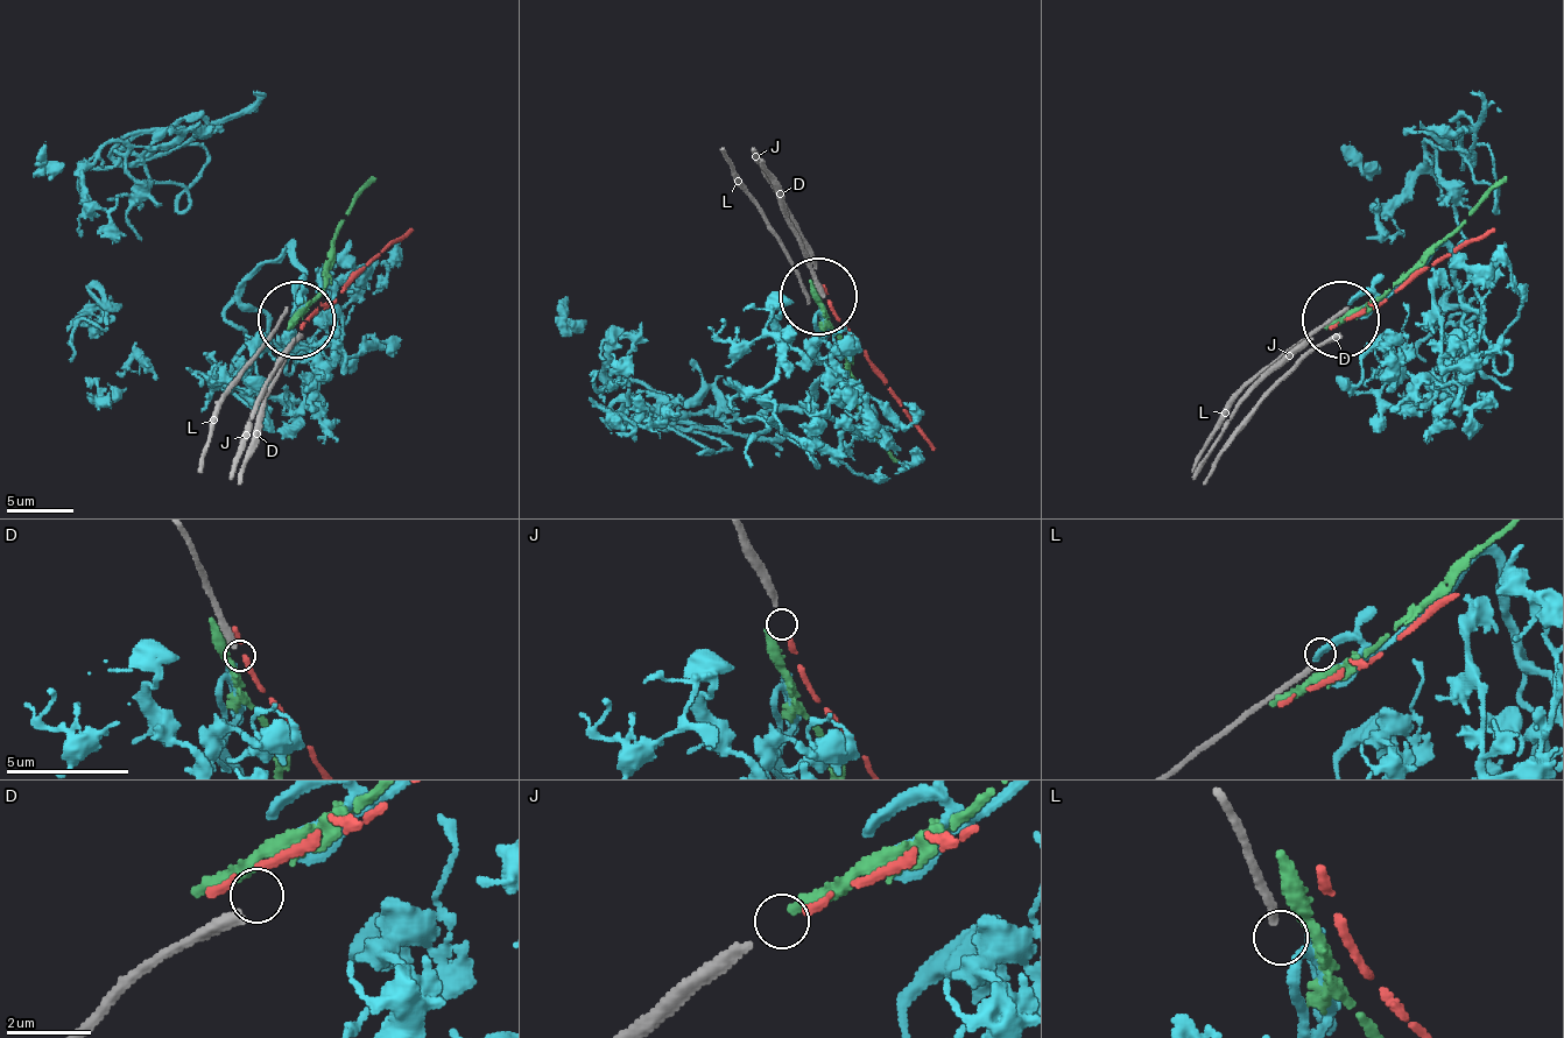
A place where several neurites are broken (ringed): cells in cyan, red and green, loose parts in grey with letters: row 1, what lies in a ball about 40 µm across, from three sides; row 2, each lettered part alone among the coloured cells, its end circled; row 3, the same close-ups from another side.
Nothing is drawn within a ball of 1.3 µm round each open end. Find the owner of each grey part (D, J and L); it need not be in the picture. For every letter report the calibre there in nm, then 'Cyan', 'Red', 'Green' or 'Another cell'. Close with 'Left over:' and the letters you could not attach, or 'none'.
D: Thickness 320 nm. Another cell
J: Thickness 240 nm. Red
L: Thickness 200 nm. Another cell
Left over: D, L

